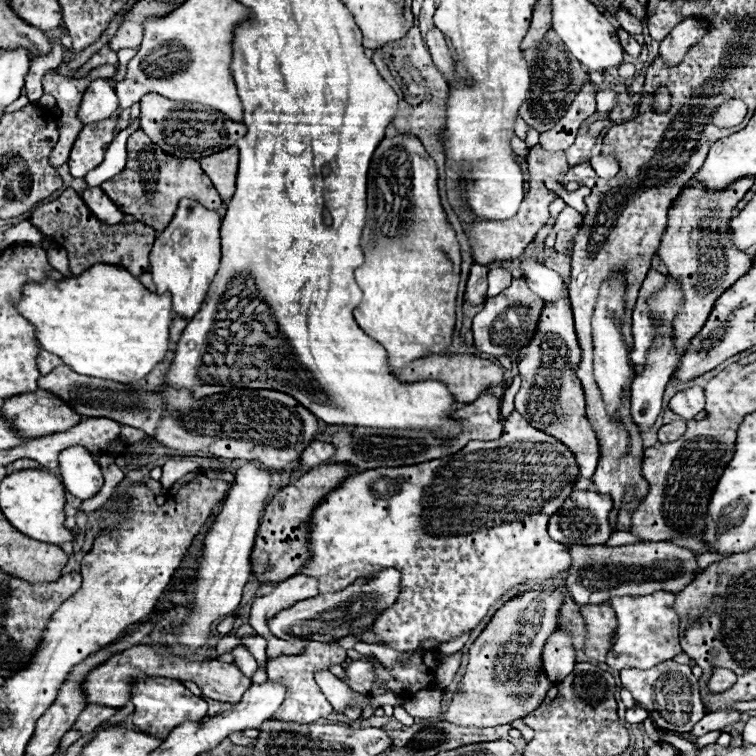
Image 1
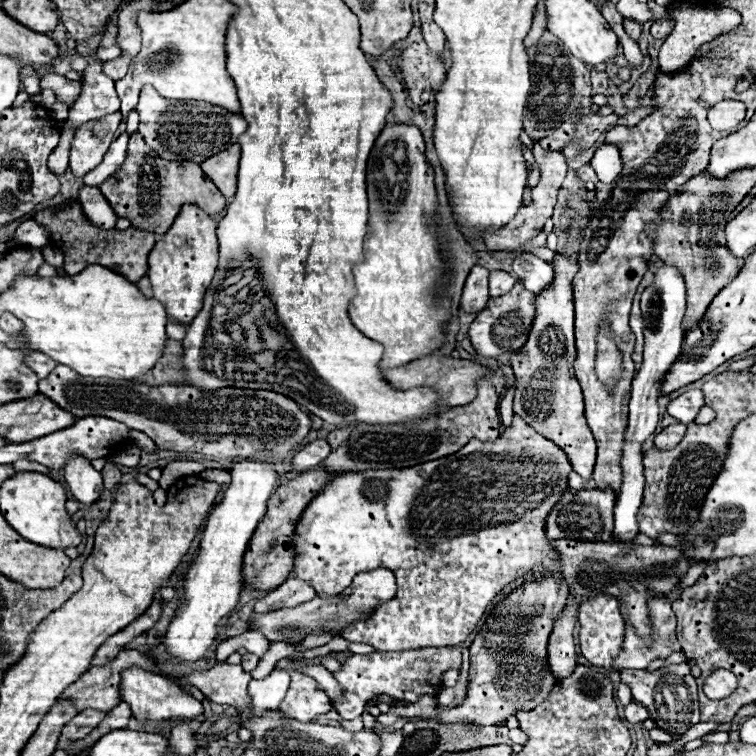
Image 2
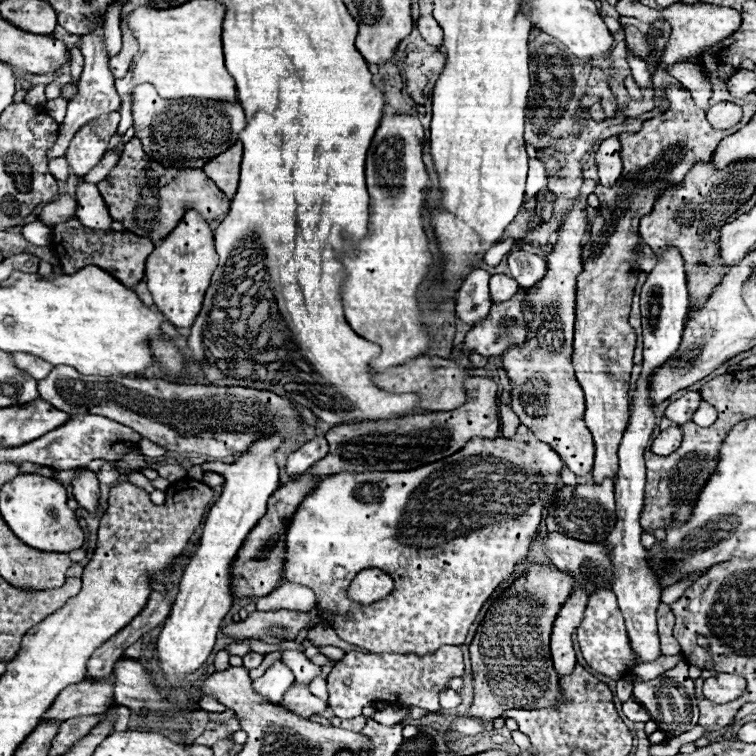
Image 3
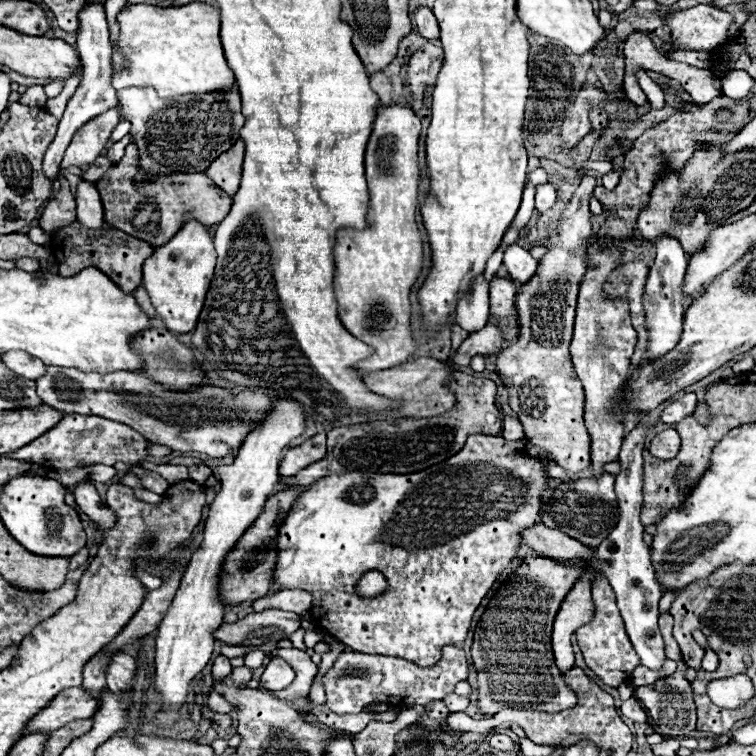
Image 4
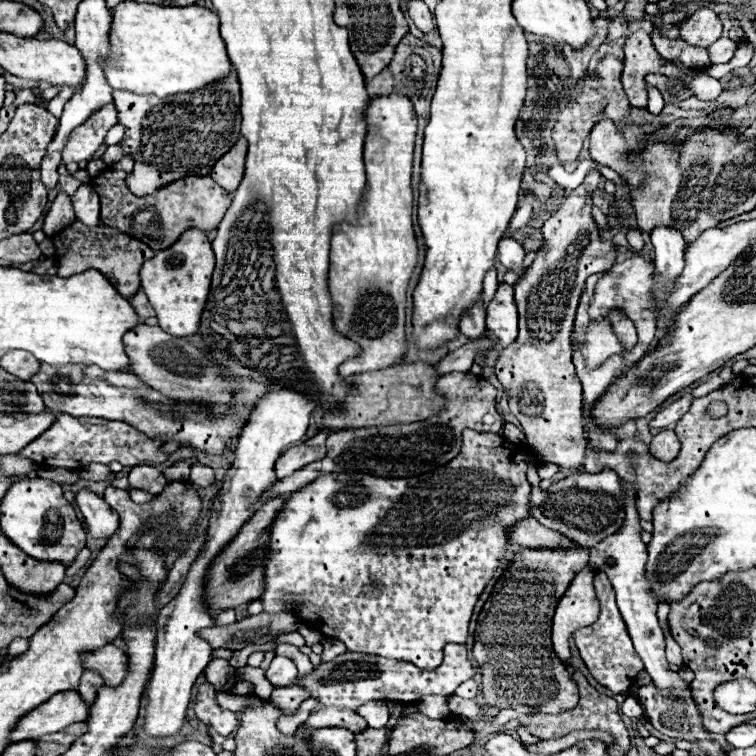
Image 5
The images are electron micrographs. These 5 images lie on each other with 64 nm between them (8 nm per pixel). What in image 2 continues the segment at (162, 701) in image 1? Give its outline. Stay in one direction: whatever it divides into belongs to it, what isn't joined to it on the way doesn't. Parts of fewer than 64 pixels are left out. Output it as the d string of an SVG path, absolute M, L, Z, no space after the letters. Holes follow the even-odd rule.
M132 666L132 668L126 668L120 676L122 676L120 700L130 704L132 714L138 722L164 724L170 718L192 718L192 716L198 716L204 712L204 706L196 698L184 694L174 682L170 682L154 672L148 672L140 666Z

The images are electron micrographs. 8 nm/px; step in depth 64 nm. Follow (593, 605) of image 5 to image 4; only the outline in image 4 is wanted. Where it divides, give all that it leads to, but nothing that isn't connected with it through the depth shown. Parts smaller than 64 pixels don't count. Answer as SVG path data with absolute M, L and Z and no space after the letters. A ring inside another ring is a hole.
M580 574L572 592L560 604L560 610L554 620L552 632L552 648L556 656L556 664L562 672L568 672L574 666L574 652L572 652L572 634L576 628L588 624L592 620L596 606L592 604L592 586L590 576Z

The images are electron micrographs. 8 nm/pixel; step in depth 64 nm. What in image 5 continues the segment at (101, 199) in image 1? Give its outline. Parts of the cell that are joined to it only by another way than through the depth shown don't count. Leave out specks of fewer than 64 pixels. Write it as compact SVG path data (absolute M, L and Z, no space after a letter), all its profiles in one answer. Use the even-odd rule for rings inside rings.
M82 184L72 196L72 208L80 222L86 226L96 226L100 222L100 202L96 192L90 188L90 184Z

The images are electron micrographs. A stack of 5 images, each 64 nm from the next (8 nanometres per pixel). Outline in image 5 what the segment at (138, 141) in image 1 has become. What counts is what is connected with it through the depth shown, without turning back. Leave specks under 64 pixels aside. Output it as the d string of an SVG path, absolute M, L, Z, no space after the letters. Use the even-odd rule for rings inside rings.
M122 158L120 162L108 166L100 176L90 180L90 186L100 196L100 220L106 226L118 228L132 238L148 244L154 252L172 246L188 228L200 228L202 232L216 230L232 202L232 194L224 192L224 188L220 188L210 176L188 176L160 188L154 196L138 198L124 184L130 172L132 160Z

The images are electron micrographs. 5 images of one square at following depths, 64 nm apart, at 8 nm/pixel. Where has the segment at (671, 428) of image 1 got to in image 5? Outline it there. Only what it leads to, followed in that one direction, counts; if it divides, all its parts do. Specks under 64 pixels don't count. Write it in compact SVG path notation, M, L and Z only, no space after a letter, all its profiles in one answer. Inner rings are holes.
M664 430L664 432L660 432L660 434L656 434L652 438L650 452L662 462L670 462L672 458L678 456L680 442L678 442L678 438L676 438L676 434L672 430Z

